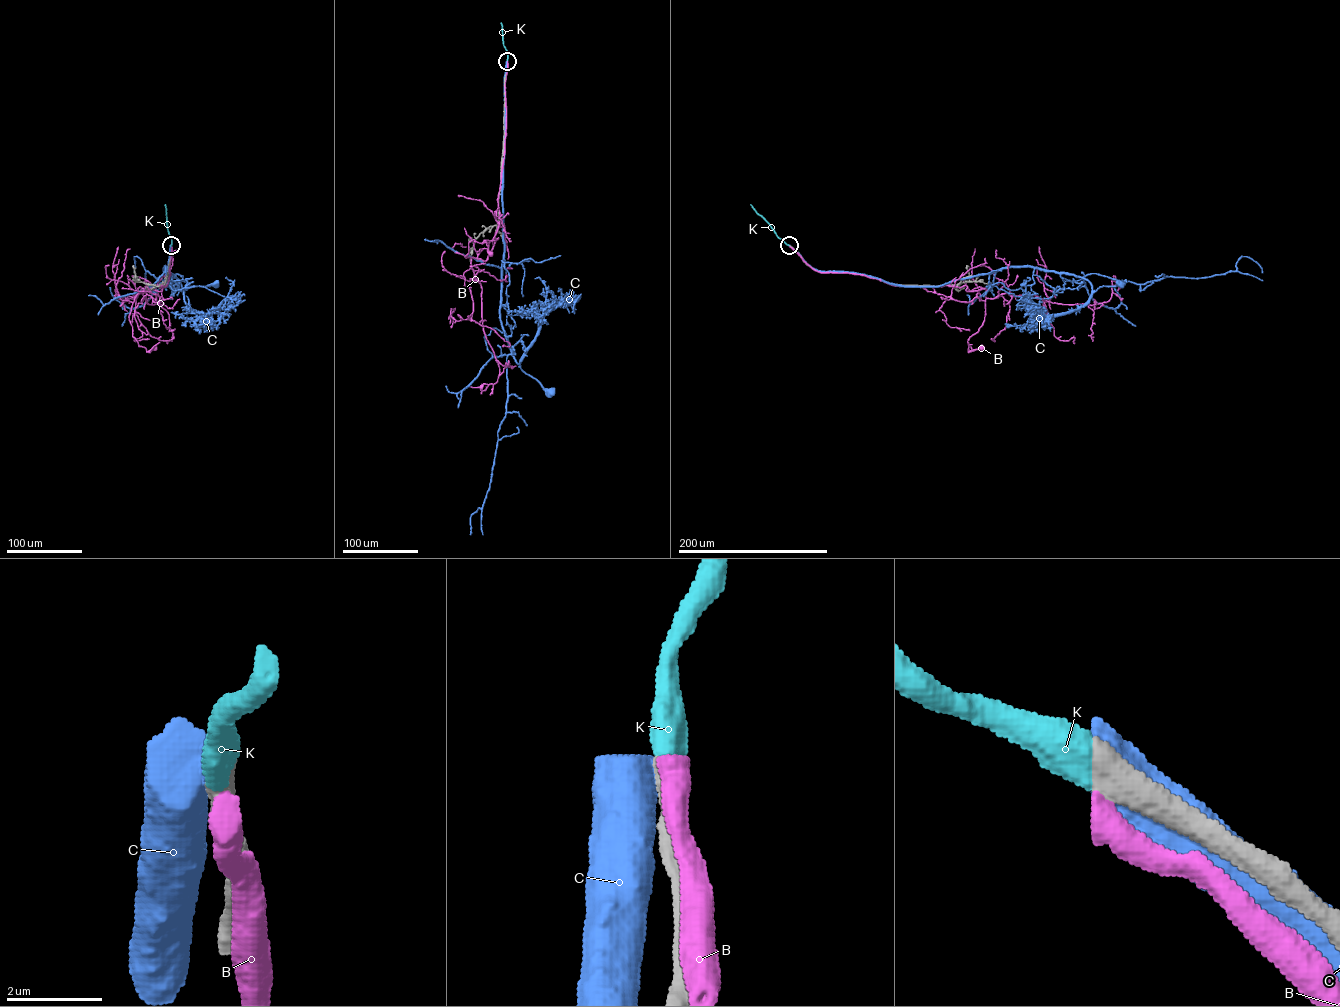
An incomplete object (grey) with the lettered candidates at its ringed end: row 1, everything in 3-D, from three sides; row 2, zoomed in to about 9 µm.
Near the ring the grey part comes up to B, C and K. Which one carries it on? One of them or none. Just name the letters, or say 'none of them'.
K

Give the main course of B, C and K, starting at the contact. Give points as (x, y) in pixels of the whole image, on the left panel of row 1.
B: (171, 246), (167, 284), (159, 285), (161, 291), (142, 290), (129, 316), (139, 346), (149, 352), (155, 347)
C: (171, 245), (166, 286), (168, 275), (165, 266), (165, 270), (179, 281), (183, 292), (187, 287), (215, 284)
K: (171, 245), (165, 204)

